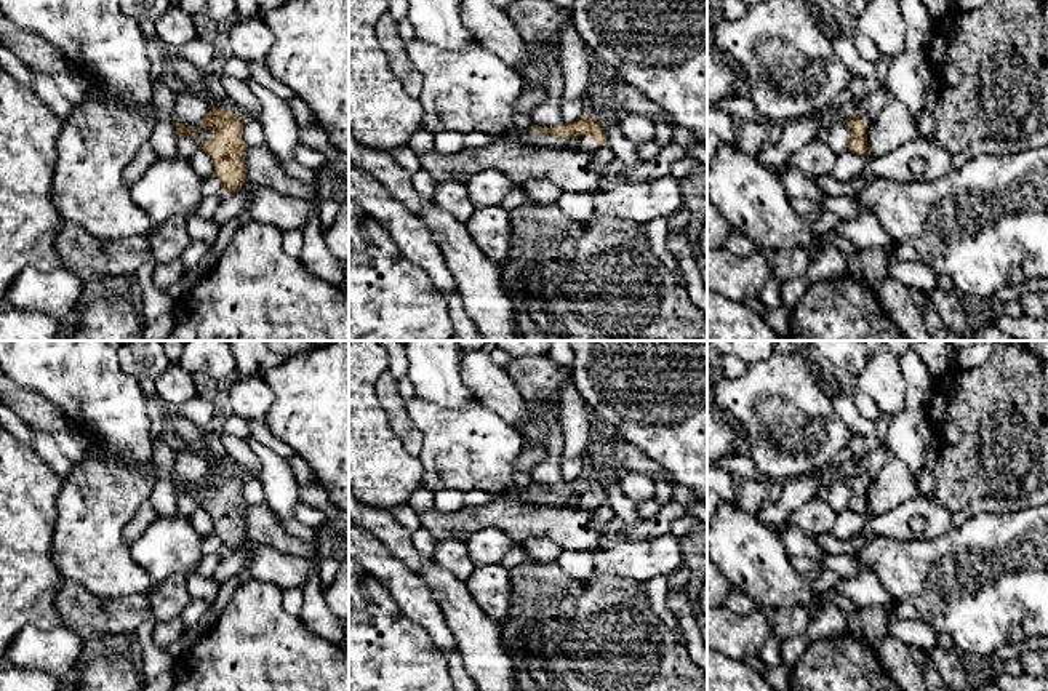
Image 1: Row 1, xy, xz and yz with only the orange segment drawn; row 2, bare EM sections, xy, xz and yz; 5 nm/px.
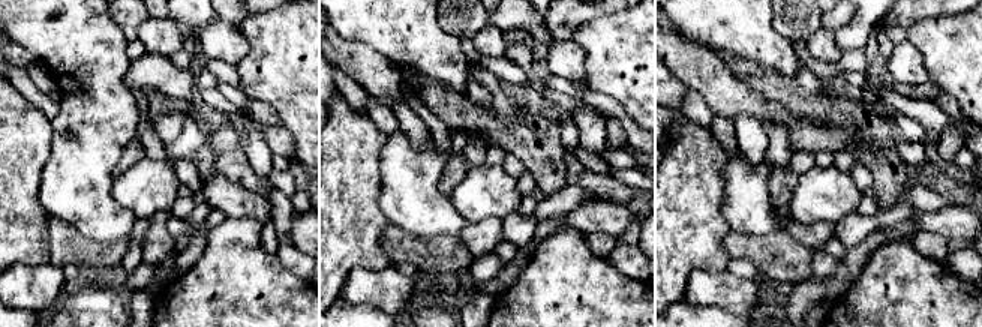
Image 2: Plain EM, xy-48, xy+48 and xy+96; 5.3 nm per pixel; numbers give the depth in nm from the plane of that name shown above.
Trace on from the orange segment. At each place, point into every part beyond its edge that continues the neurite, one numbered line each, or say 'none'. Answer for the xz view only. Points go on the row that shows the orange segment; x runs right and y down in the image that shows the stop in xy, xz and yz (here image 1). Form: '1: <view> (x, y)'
1: xz (584, 143)

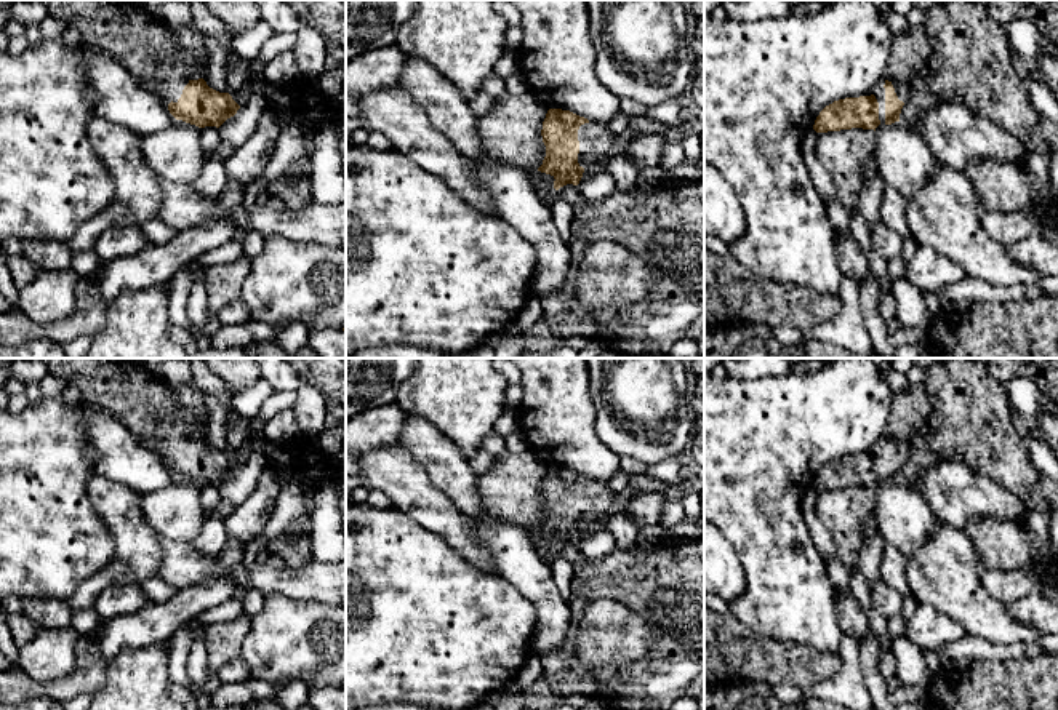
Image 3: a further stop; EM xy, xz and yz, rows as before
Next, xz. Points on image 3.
1: xz (597, 143)

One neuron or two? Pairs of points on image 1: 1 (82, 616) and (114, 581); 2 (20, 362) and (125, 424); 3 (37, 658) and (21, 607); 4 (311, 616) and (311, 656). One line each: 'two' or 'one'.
1: two
2: one
3: two
4: two

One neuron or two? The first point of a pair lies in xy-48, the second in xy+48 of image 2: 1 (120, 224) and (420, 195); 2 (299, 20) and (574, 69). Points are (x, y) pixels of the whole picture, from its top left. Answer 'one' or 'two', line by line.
1: one
2: two

